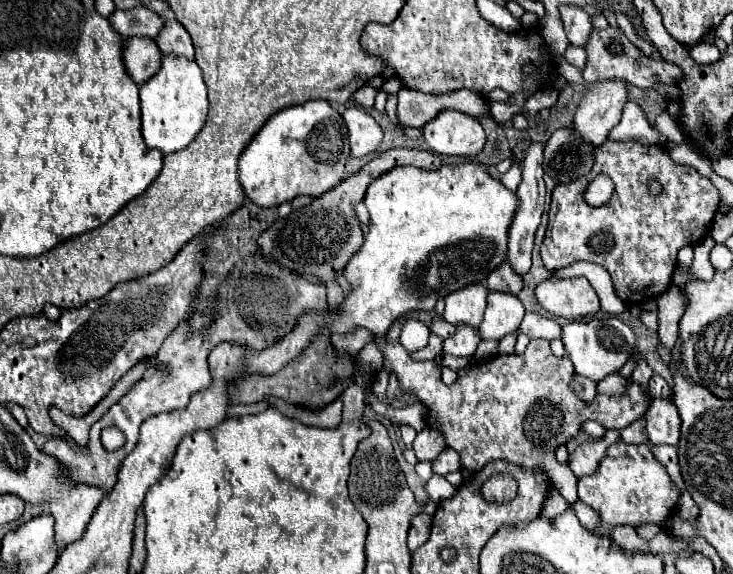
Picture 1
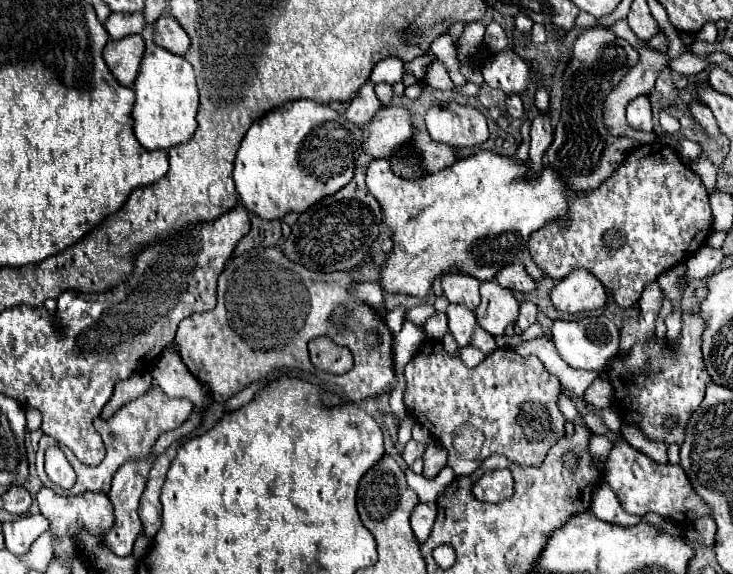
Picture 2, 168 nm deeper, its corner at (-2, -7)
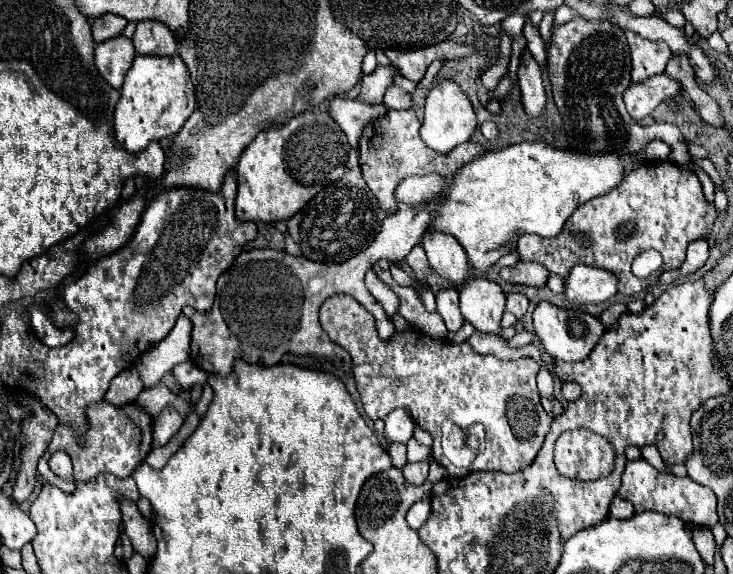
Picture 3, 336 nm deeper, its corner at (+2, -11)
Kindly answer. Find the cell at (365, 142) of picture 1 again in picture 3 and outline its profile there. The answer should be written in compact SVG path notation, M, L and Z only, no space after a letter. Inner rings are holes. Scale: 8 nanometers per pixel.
M378 66L372 74L362 76L358 100L364 104L370 104L370 106L382 104L382 96L388 86L392 86L392 68Z

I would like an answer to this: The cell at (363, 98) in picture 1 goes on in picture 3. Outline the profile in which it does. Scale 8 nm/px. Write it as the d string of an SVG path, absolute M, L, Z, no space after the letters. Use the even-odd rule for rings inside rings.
M390 86L384 94L384 104L390 108L390 110L406 110L412 106L412 100L410 100L410 94L400 90L398 86Z

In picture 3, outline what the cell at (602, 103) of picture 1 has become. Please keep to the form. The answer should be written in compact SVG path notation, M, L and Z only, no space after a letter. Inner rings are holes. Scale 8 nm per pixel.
M624 30L632 56L632 82L638 84L658 72L662 72L672 58L672 50L666 42L650 42L632 30Z

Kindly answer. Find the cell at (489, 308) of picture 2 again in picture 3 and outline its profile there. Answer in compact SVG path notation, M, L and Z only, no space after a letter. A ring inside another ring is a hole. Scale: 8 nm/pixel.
M470 278L462 288L460 288L460 310L464 320L468 320L478 332L484 334L496 334L496 336L506 336L502 334L500 320L506 308L506 294L496 282L490 282L486 278Z

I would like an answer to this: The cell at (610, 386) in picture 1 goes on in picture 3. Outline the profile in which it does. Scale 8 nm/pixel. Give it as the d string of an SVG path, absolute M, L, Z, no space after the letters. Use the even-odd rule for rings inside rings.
M568 382L568 384L562 386L562 396L564 396L568 402L574 402L574 400L578 400L578 398L582 396L582 388L580 388L578 384L574 384L574 382Z

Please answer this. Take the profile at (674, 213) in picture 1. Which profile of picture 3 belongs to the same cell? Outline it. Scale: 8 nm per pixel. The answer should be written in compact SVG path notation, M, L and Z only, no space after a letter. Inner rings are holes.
M660 162L656 166L636 166L624 180L608 194L588 200L578 206L566 228L556 238L522 236L518 240L518 254L522 262L538 262L548 272L566 278L576 264L602 268L618 276L618 292L636 296L644 288L654 286L664 270L678 268L686 256L692 240L708 236L716 218L714 206L706 204L702 186L696 174L674 162ZM644 250L658 250L664 264L648 278L640 280L632 274L632 260Z

